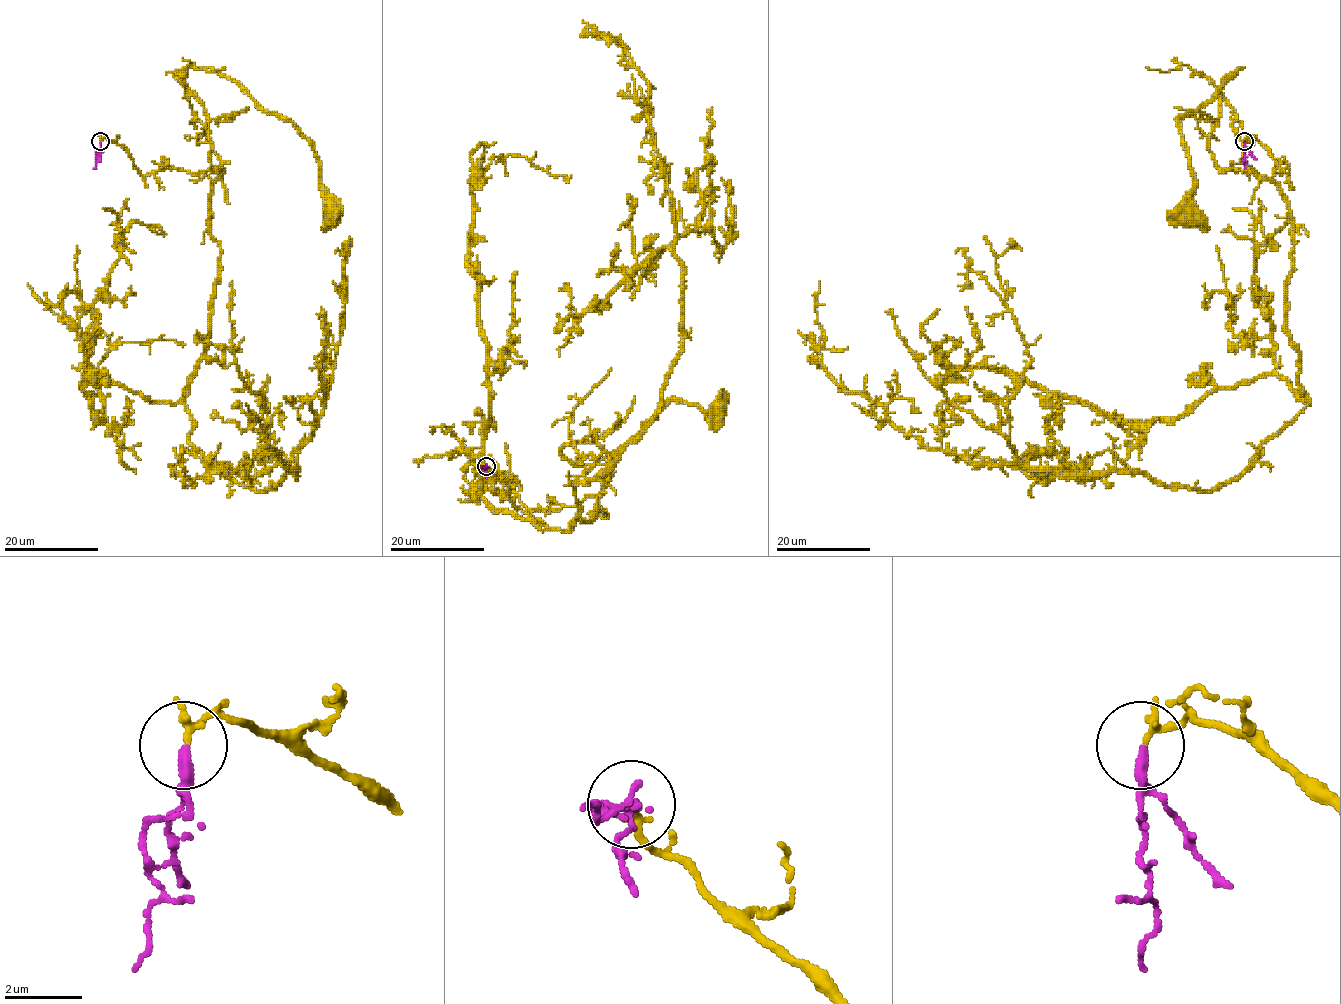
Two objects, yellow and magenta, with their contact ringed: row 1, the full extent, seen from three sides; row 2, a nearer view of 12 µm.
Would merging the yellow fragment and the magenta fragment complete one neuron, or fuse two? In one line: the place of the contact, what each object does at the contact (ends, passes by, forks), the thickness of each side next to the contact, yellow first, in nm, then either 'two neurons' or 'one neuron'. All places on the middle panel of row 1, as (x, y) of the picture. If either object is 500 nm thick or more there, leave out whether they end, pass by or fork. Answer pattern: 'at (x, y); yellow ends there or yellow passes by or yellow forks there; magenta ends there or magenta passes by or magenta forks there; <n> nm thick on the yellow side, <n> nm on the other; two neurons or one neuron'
at (486, 466); yellow ends there; magenta ends there; 220 nm thick on the yellow side, 280 nm on the other; one neuron

